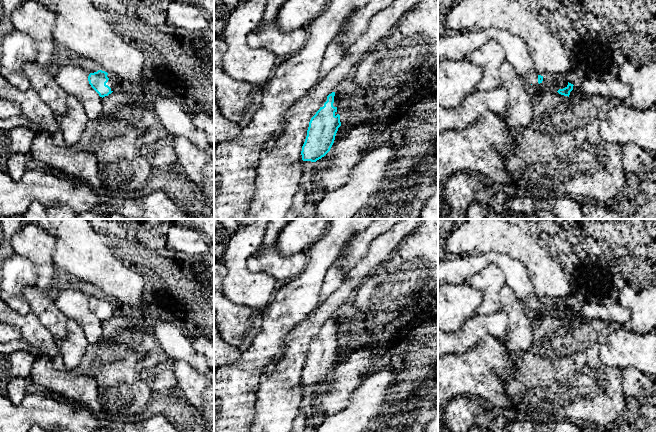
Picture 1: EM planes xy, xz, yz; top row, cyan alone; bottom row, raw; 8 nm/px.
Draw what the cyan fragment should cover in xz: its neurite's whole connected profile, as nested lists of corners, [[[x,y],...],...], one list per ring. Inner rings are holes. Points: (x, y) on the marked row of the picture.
[[[332,92],[324,99],[320,109],[311,118],[307,136],[302,146],[301,155],[304,162],[299,187],[306,194],[307,203],[315,206],[326,192],[319,182],[315,162],[330,151],[338,128],[341,126],[336,105],[337,98],[335,92]]]

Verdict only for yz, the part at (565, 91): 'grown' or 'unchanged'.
grown

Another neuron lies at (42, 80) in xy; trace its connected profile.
[[[30,61],[23,66],[23,72],[34,90],[56,116],[67,113],[68,94],[57,84],[54,69],[42,67],[36,61]]]

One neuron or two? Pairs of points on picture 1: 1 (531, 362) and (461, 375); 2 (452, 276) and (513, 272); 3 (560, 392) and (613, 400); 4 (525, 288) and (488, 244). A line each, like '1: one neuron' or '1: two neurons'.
1: two neurons
2: one neuron
3: one neuron
4: two neurons

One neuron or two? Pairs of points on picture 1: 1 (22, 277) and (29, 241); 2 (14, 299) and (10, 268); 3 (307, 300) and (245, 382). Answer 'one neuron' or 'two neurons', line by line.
1: two neurons
2: one neuron
3: one neuron

